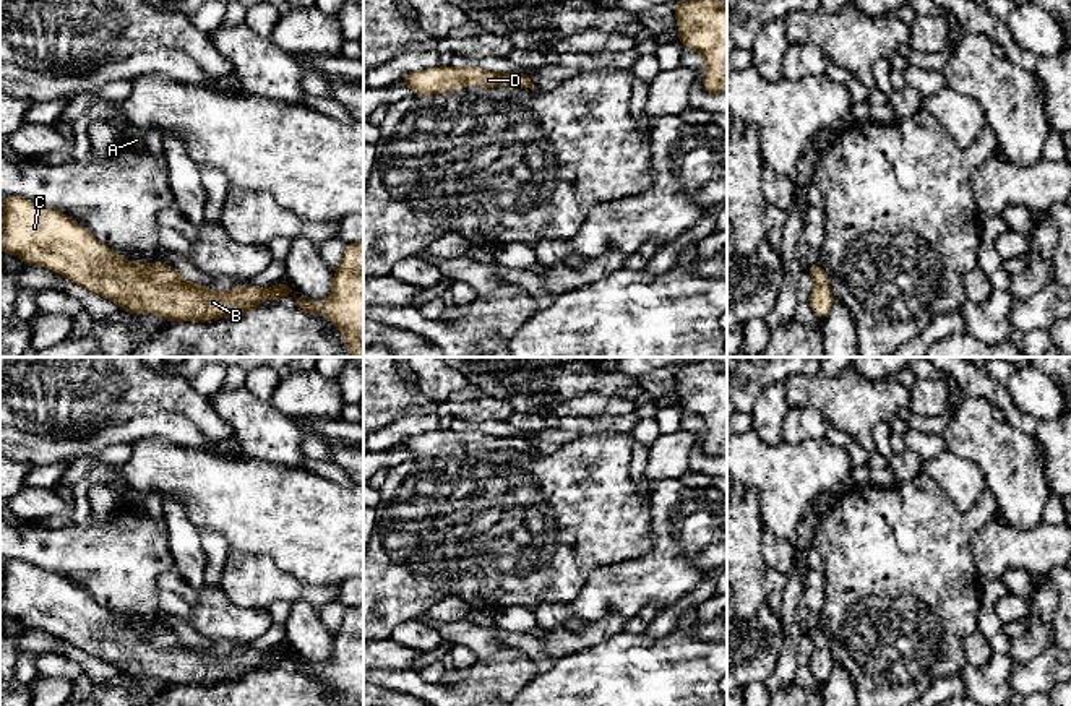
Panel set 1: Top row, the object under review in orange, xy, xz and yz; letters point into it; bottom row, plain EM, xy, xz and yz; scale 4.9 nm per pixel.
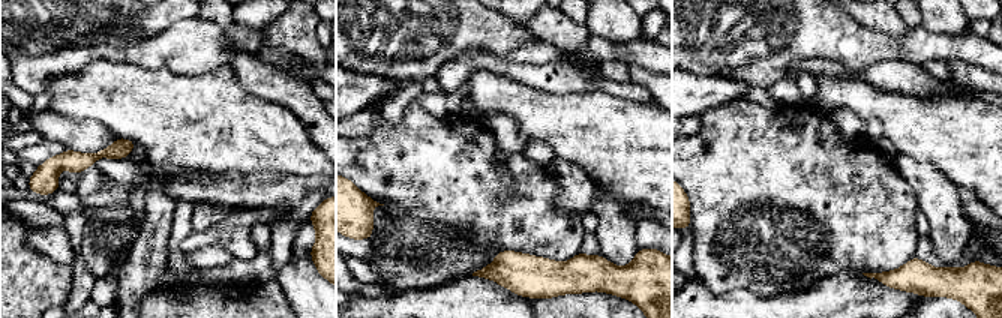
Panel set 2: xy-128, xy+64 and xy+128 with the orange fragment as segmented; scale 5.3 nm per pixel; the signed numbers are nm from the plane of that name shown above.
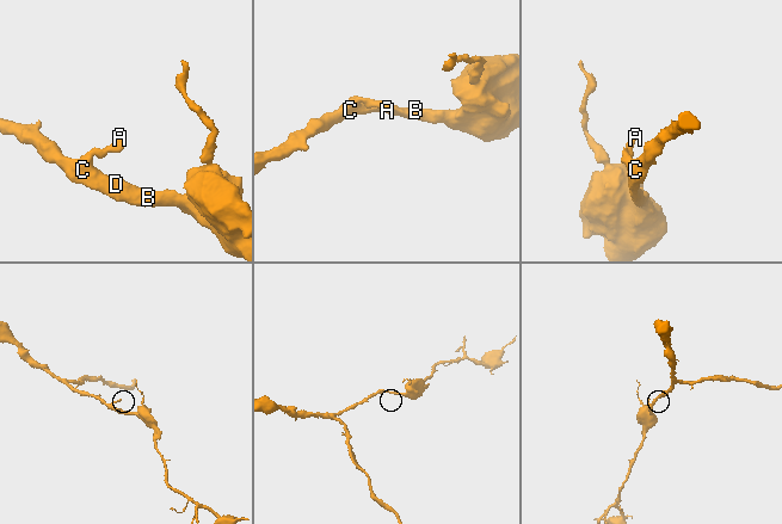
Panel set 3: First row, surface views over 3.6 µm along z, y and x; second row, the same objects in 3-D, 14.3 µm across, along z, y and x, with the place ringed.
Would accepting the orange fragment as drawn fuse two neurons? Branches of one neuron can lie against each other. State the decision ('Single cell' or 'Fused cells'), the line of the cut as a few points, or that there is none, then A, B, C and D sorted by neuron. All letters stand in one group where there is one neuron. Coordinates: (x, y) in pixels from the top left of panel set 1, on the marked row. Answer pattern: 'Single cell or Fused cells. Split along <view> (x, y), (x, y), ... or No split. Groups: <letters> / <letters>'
Single cell. No split. Groups: A B C D

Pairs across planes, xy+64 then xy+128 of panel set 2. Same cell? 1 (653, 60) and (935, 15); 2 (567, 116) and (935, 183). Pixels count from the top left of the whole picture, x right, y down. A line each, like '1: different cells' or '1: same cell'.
1: different cells
2: different cells

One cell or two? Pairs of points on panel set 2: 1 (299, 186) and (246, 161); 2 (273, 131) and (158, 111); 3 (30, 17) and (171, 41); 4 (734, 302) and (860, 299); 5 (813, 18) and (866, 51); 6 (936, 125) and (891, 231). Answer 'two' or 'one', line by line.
1: two
2: one
3: two
4: one
5: one
6: two

